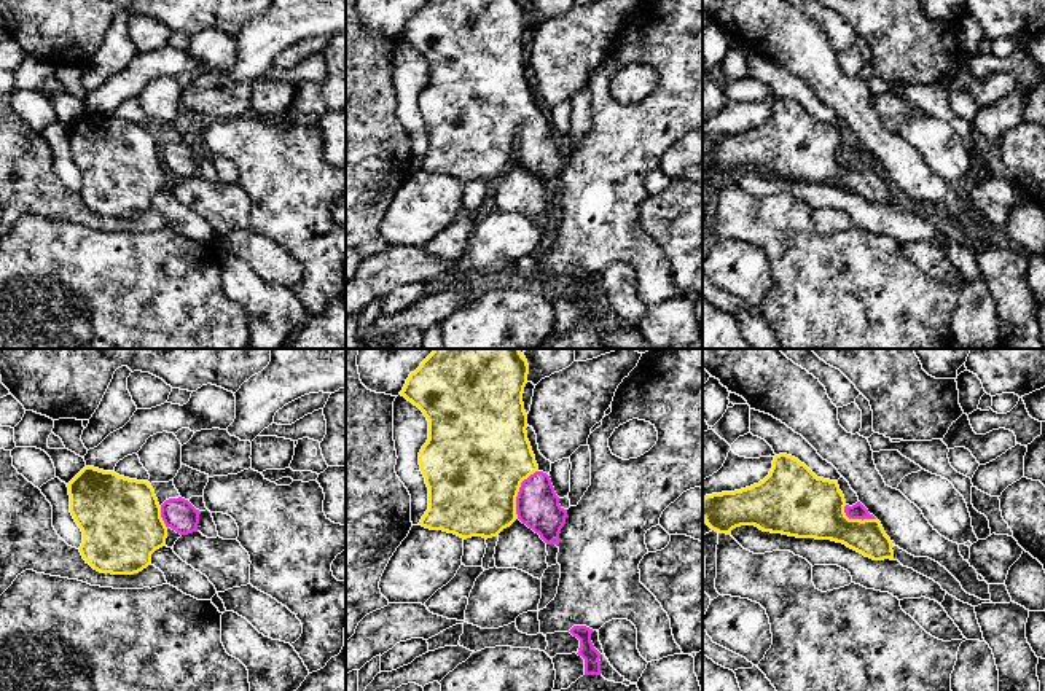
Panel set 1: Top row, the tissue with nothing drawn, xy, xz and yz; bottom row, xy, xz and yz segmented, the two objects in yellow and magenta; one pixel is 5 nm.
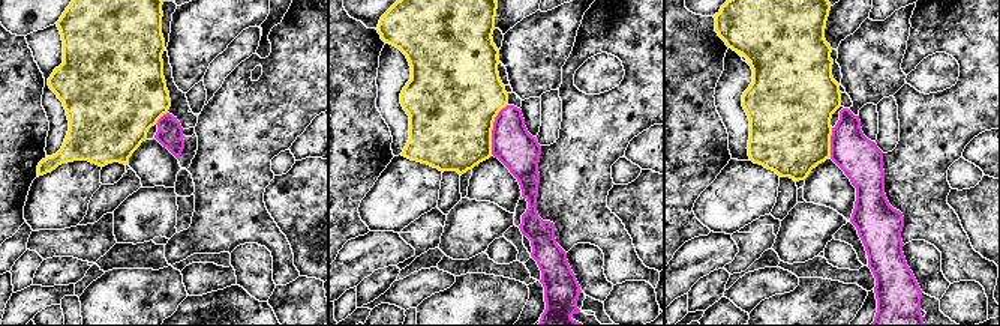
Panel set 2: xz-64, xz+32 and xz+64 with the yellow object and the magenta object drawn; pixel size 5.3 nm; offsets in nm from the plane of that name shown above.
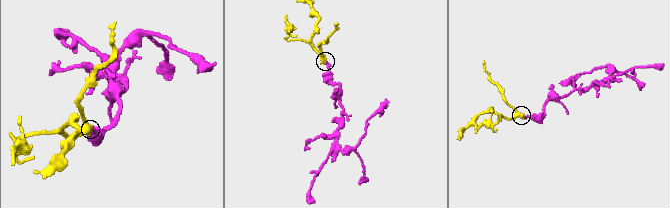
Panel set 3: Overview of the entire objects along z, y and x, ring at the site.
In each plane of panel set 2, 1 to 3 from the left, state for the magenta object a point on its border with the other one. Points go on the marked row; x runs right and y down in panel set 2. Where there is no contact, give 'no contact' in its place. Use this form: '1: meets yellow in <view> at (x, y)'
1: meets yellow in xz-64 at (161, 116)
2: meets yellow in xz+32 at (492, 128)
3: meets yellow in xz+64 at (829, 143)

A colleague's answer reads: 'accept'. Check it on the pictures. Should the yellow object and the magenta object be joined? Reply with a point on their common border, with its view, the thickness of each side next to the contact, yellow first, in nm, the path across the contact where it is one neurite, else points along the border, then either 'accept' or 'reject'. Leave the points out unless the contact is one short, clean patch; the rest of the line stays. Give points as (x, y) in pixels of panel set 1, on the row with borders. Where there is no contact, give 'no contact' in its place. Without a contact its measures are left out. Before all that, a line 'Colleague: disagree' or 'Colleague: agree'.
Colleague: agree
meets yellow in xz at (518, 491); 500 nm thick on the yellow side, 220 nm on the other; runs through xz (473, 470), (518, 491), (537, 505); accept

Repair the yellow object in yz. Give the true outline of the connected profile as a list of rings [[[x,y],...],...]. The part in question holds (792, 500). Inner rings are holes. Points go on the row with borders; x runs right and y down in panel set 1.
[[[774,455],[769,474],[750,487],[706,495],[703,519],[730,535],[741,525],[796,538],[832,540],[873,560],[894,560],[881,522],[857,502],[849,506],[836,481],[817,478],[798,459]]]

